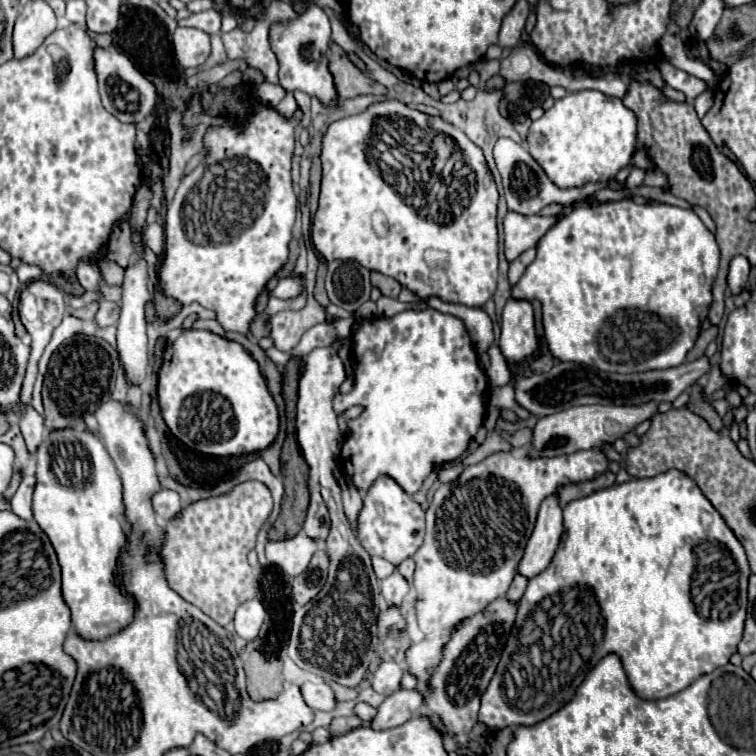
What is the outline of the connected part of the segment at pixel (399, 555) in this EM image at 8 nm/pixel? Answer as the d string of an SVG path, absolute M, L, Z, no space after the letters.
M378 477L372 489L362 499L362 509L356 519L356 537L370 555L378 555L392 565L400 565L412 557L424 539L424 511L392 477Z

